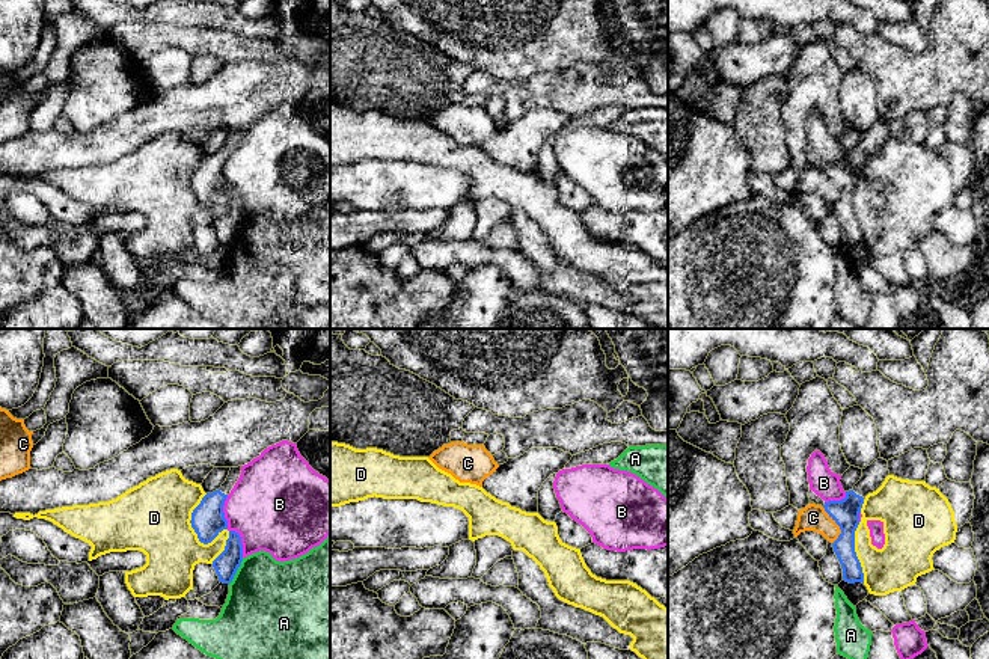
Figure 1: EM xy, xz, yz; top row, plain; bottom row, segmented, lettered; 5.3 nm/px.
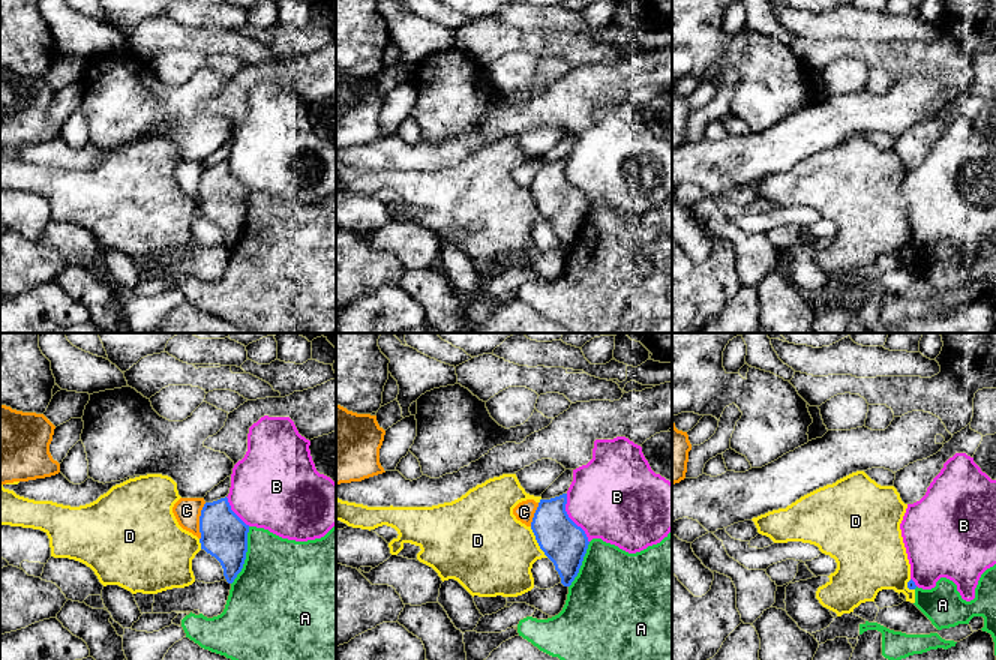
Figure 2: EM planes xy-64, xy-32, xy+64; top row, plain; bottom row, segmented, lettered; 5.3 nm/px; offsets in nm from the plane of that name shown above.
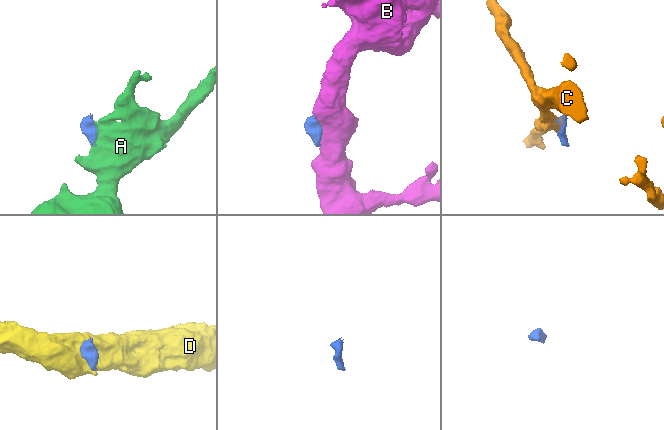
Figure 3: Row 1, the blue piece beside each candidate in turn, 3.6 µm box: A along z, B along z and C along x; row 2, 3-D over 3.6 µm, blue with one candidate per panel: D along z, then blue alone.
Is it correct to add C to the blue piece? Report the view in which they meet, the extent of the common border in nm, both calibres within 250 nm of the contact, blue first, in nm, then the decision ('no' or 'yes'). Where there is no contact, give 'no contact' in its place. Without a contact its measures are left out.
contact in yz; length 200 nm; calibres 140 and 140 nm; no

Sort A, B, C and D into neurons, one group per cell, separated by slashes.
A / B / C / D

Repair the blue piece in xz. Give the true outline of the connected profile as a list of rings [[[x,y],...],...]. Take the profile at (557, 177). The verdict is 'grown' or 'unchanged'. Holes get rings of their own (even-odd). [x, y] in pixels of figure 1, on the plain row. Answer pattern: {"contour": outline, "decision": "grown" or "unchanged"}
{"contour": [[[561,173],[556,176],[555,185],[562,205],[576,211],[582,211],[592,205],[591,196],[567,175]]], "decision": "grown"}

